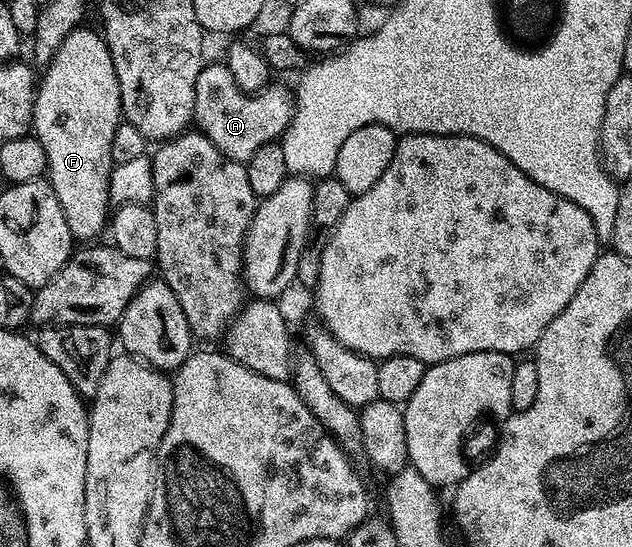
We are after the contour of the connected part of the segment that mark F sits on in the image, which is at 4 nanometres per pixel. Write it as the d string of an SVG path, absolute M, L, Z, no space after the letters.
M87 27L73 29L65 38L65 42L61 42L61 50L57 50L50 63L42 69L31 115L33 134L41 142L41 146L45 146L46 179L53 194L57 194L57 202L61 202L61 210L69 222L71 239L75 242L98 241L102 237L99 235L102 232L104 235L108 227L109 213L113 208L109 194L109 178L113 167L113 134L117 134L117 126L123 115L117 70L113 66L109 46L96 29L94 32Z

